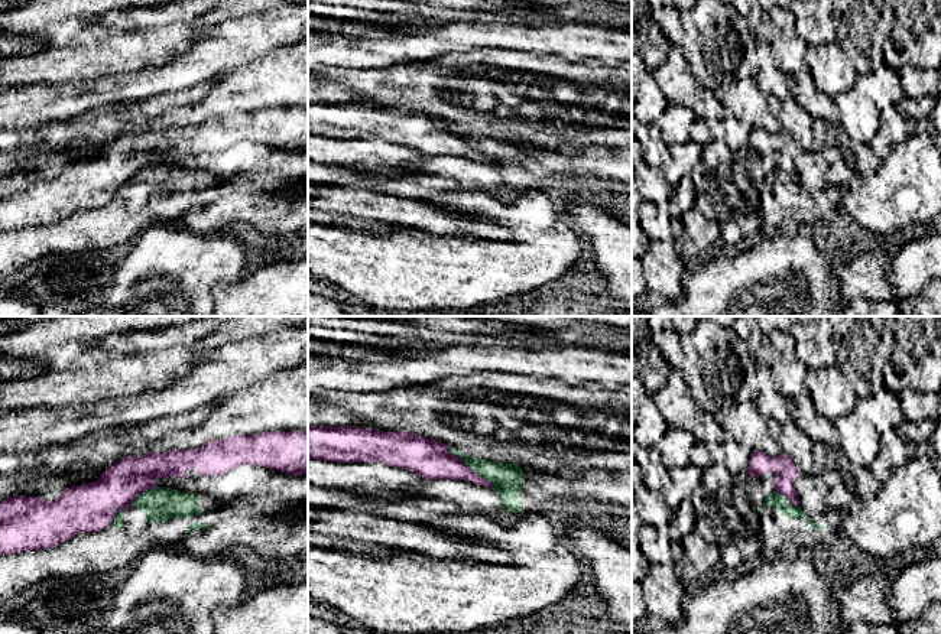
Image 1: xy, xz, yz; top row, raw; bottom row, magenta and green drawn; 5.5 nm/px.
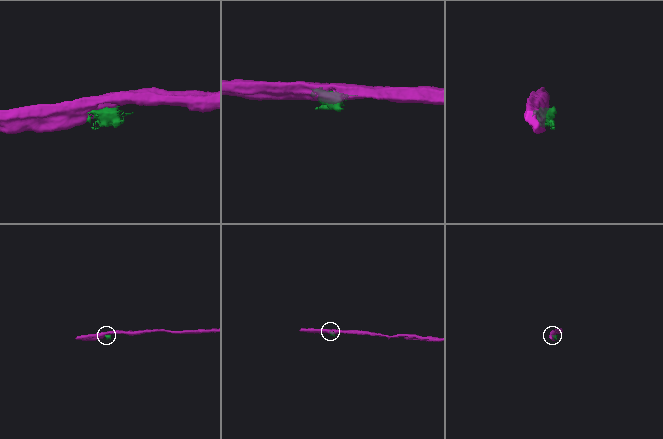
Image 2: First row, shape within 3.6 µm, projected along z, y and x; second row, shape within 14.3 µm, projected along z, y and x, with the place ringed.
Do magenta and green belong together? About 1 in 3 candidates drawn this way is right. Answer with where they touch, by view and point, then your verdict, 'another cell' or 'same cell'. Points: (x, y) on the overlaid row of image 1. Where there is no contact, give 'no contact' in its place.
xz (470, 468) | another cell

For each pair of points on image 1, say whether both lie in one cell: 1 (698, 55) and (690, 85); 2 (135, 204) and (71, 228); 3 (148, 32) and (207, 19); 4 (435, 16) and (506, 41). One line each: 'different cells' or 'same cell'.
1: different cells
2: same cell
3: different cells
4: different cells

